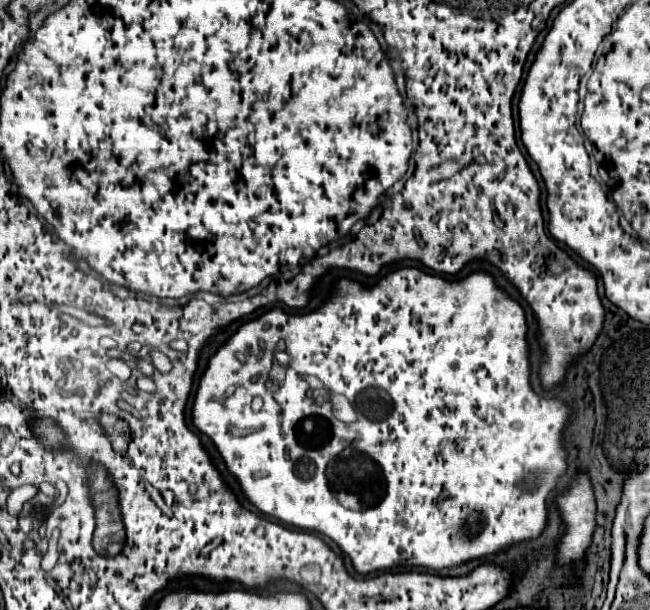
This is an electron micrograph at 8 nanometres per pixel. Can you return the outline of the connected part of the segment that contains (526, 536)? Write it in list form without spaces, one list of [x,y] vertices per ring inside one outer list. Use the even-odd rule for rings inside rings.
[[[413,266],[387,272],[377,284],[361,284],[351,278],[339,278],[333,284],[331,296],[319,308],[307,314],[287,314],[281,308],[273,308],[259,318],[241,324],[235,334],[231,334],[215,350],[215,354],[209,356],[207,368],[199,378],[199,388],[191,408],[191,420],[193,426],[201,434],[207,434],[215,444],[229,474],[233,474],[239,482],[243,496],[259,512],[277,518],[293,528],[319,532],[331,538],[341,548],[341,552],[349,556],[351,566],[357,574],[371,574],[373,570],[393,570],[397,566],[421,566],[439,572],[443,568],[461,566],[469,560],[505,552],[513,544],[535,540],[541,536],[549,522],[549,498],[569,466],[569,452],[563,438],[573,410],[571,404],[567,404],[559,396],[543,396],[533,390],[529,362],[531,348],[527,342],[527,332],[529,326],[523,306],[503,288],[499,288],[493,274],[485,270],[469,272],[461,280],[447,280]],[[273,362],[299,362],[299,376],[313,376],[323,384],[323,388],[309,388],[301,396],[281,396],[275,392],[267,392],[265,380]],[[333,394],[343,394],[349,398],[351,406],[357,412],[357,420],[353,424],[347,426],[345,422],[335,418],[331,406]],[[257,396],[263,400],[263,408],[255,412],[251,404]]]

